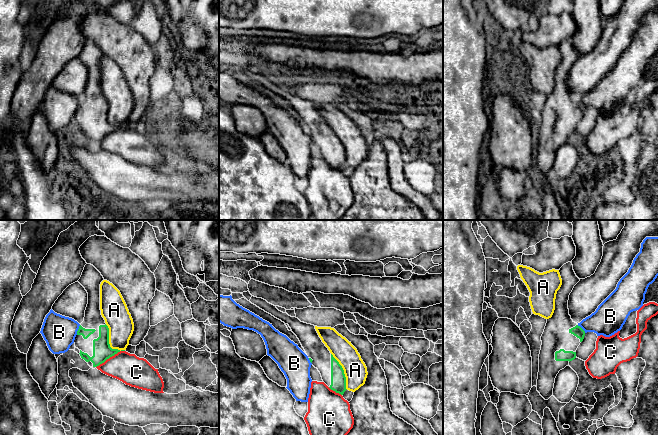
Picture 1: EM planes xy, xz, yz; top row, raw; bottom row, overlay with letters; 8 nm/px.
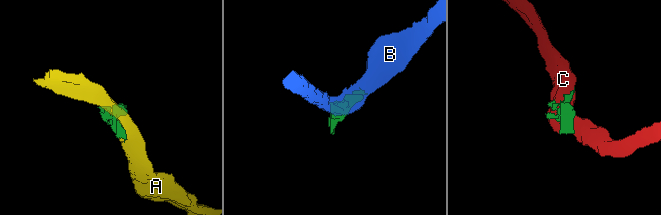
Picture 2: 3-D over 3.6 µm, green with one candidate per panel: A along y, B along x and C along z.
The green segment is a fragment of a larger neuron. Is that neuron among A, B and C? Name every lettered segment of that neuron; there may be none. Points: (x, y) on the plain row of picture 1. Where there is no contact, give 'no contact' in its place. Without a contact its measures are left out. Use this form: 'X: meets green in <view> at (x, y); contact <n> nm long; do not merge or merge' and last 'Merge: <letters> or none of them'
A: meets green in xy at (108, 118); contact 260 nm long; do not merge
B: meets green in xy at (78, 106); contact 90 nm long; do not merge
C: meets green in xy at (110, 132); contact 280 nm long; do not merge
Merge: none of them

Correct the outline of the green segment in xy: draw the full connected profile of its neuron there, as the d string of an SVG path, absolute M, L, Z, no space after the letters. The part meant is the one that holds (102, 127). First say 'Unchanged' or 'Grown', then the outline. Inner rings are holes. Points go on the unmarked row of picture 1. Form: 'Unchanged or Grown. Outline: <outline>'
Grown. Outline: M86 40L78 58L88 69L88 80L85 86L84 97L80 100L75 113L75 123L80 126L80 132L90 143L97 143L120 126L112 125L109 120L109 104L101 91L100 86L100 60L104 56L101 49L91 40Z

